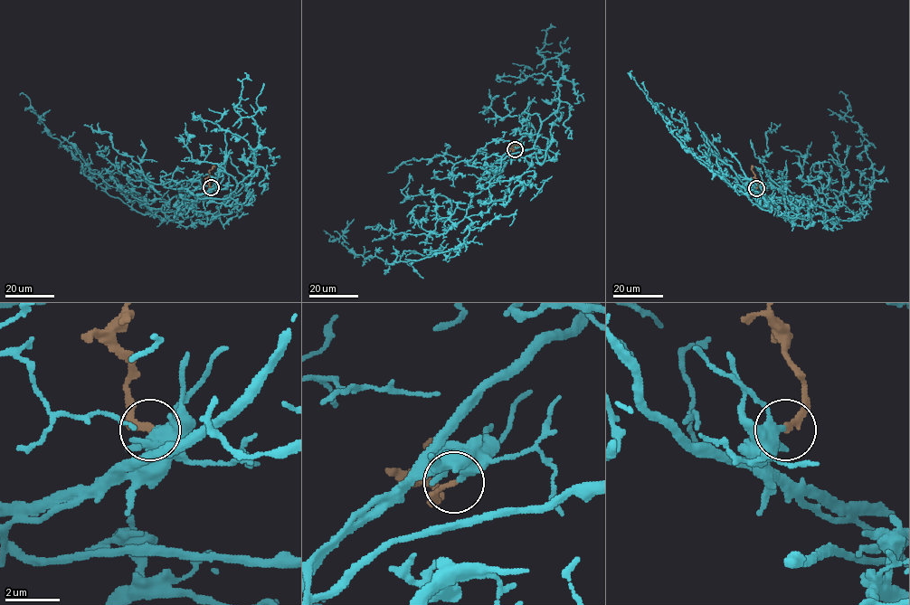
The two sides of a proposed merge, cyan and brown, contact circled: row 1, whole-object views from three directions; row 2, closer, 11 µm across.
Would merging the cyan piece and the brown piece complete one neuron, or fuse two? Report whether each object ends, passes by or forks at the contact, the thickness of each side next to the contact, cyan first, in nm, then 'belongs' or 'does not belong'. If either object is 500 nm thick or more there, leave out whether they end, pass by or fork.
cyan forks there; brown ends there; 280 nm thick on the cyan side, 190 nm on the other; belongs

